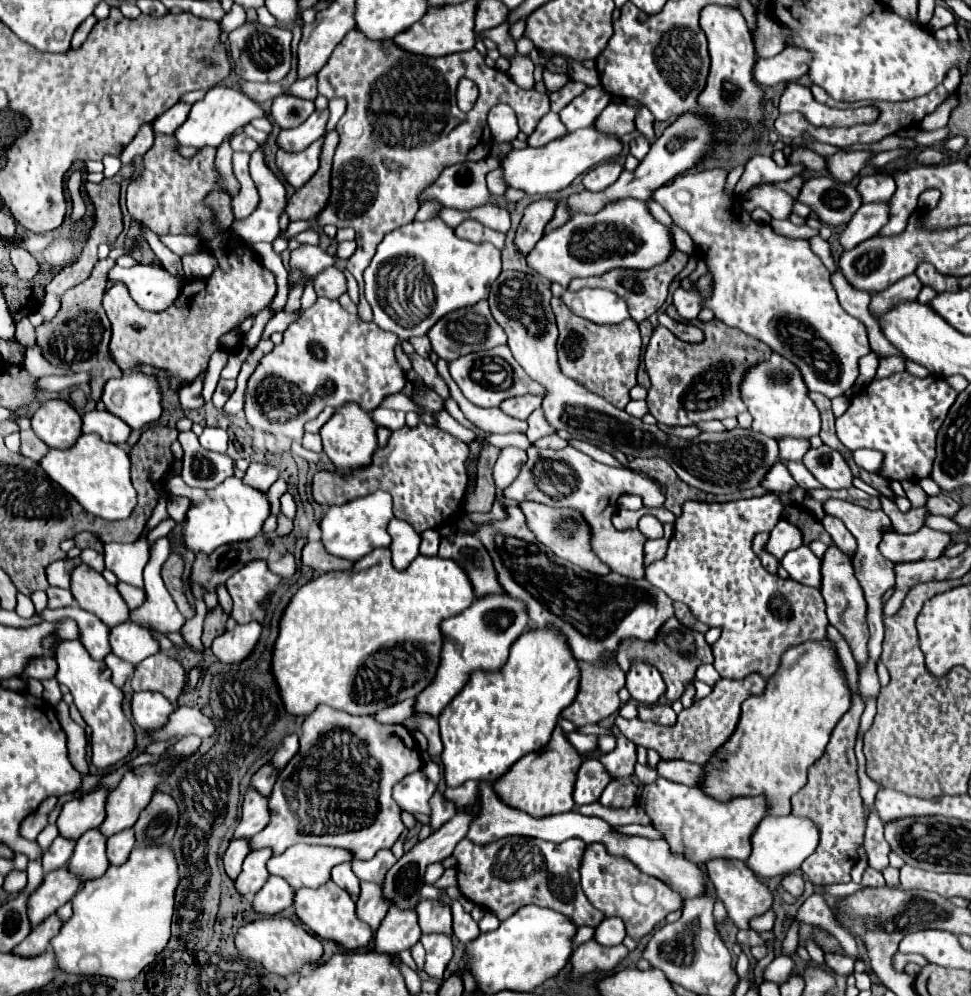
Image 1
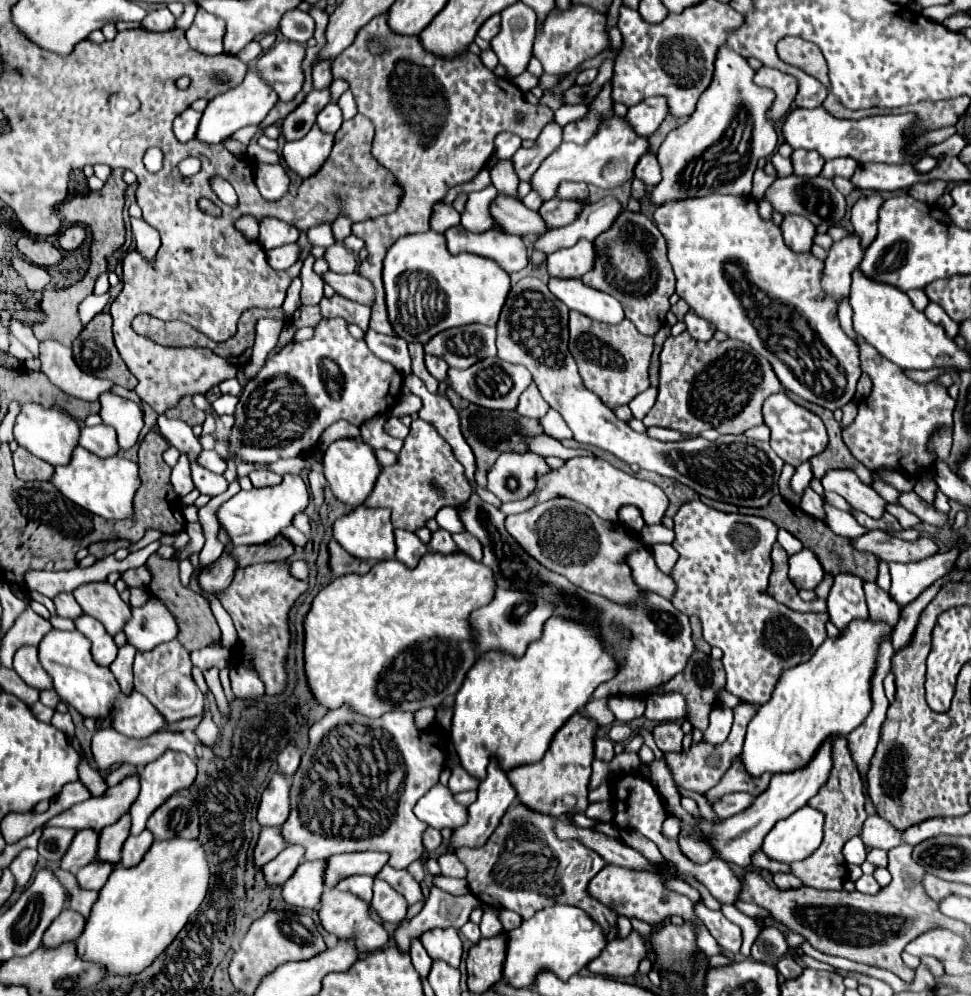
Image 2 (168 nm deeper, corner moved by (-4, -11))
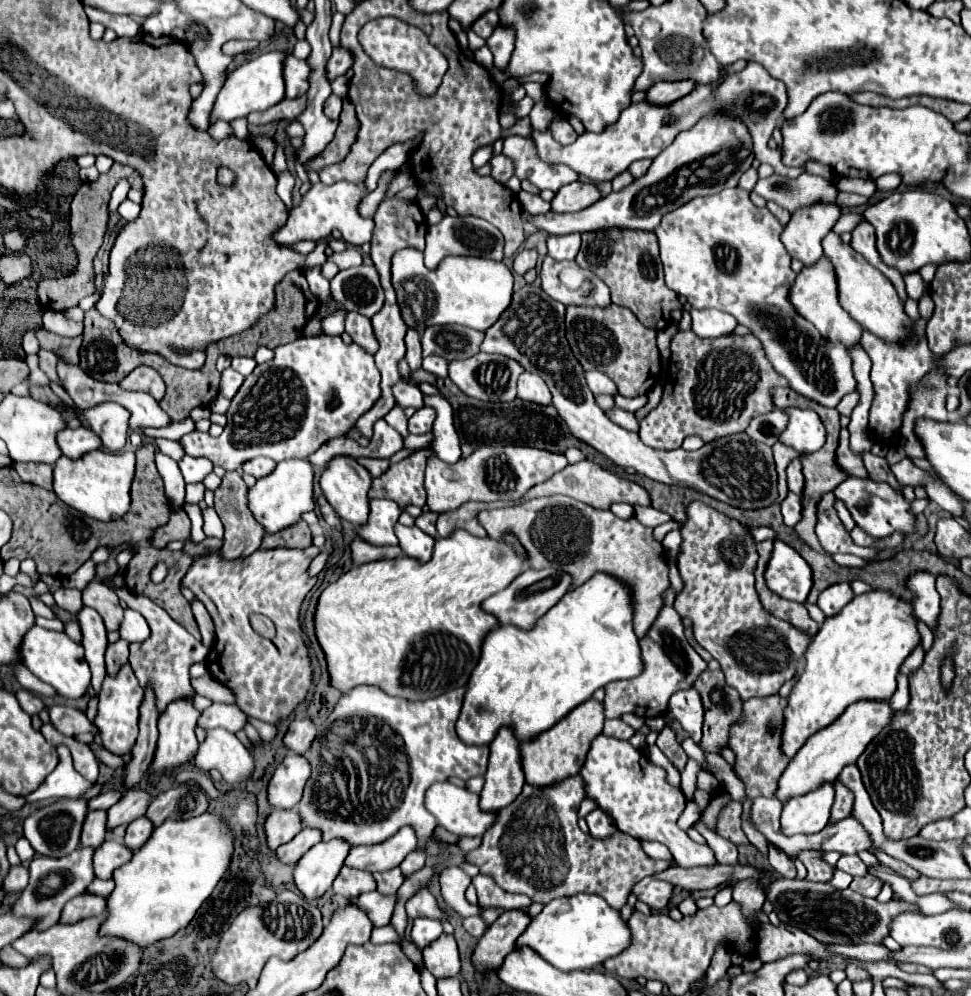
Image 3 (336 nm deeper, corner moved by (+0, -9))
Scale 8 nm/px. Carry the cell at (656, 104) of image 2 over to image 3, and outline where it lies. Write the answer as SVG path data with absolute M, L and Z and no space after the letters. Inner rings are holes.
M678 80L678 82L656 82L650 90L646 100L652 104L670 104L694 90L694 80Z

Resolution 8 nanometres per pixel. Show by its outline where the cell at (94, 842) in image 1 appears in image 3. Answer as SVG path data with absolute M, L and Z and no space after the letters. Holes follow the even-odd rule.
M130 788L110 810L108 810L108 828L128 824L130 820L144 816L150 804L150 794L142 788Z

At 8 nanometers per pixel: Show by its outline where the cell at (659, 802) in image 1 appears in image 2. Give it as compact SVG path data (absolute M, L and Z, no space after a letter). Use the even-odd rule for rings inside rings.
M826 740L806 768L794 770L794 772L788 772L788 774L772 776L768 790L758 794L748 810L744 810L744 812L740 812L732 818L710 822L704 816L692 816L692 820L696 822L696 830L704 830L704 838L708 838L708 842L712 842L712 848L716 850L716 858L722 858L724 862L736 864L736 866L742 866L742 868L750 866L752 856L760 850L770 828L778 820L784 820L790 814L794 814L796 810L800 810L818 792L818 788L828 780L828 774L830 774L830 768L832 768L830 752L832 752L832 744L830 744L830 740Z

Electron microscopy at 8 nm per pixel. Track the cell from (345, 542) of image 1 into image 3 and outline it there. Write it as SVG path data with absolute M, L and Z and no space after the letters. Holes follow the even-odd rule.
M370 500L370 518L368 524L364 524L358 534L376 546L396 546L396 534L394 524L398 522L402 510L392 500Z

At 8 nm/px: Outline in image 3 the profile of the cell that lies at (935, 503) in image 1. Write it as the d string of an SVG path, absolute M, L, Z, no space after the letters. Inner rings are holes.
M862 452L862 460L864 460L864 466L868 468L872 480L888 482L888 484L892 484L894 488L898 488L898 482L894 480L894 476L892 476L892 472L890 472L890 468L888 468L886 458L874 456L872 452Z

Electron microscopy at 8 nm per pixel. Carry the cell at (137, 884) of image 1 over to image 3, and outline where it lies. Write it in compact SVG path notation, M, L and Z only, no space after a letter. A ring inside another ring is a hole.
M204 812L192 820L166 820L128 864L114 872L116 888L108 896L108 920L100 934L150 946L184 928L212 894L234 854L234 830L222 816Z

